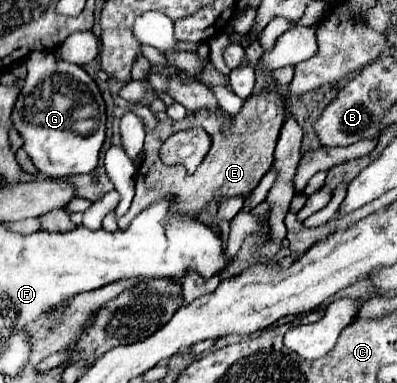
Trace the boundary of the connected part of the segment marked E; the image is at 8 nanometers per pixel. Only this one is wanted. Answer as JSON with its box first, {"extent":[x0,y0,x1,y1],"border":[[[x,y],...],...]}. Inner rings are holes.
{"extent":[118,93,286,231],"border":[[[260,93],[260,95],[252,95],[244,101],[242,111],[234,117],[236,125],[230,131],[230,137],[222,137],[222,133],[218,133],[218,117],[210,117],[210,113],[188,113],[184,121],[174,123],[174,121],[160,121],[158,127],[154,131],[146,129],[146,143],[144,143],[144,151],[146,151],[146,159],[142,161],[142,165],[138,167],[136,173],[136,195],[134,201],[128,209],[128,213],[118,221],[118,227],[124,231],[128,229],[130,221],[144,211],[148,205],[172,197],[172,205],[170,205],[170,213],[174,215],[186,215],[190,219],[198,219],[200,223],[206,223],[206,219],[210,219],[210,213],[206,211],[210,203],[220,203],[222,199],[228,197],[238,197],[238,195],[248,195],[264,177],[264,173],[272,167],[274,163],[274,149],[276,149],[276,141],[280,135],[280,127],[286,119],[286,109],[284,109],[284,99],[278,93]],[[194,127],[203,128],[210,139],[212,139],[212,147],[208,151],[208,155],[204,157],[202,165],[198,165],[198,169],[190,175],[186,169],[182,169],[182,165],[166,165],[160,159],[160,147],[162,143],[170,137],[170,135],[180,131]]]}

